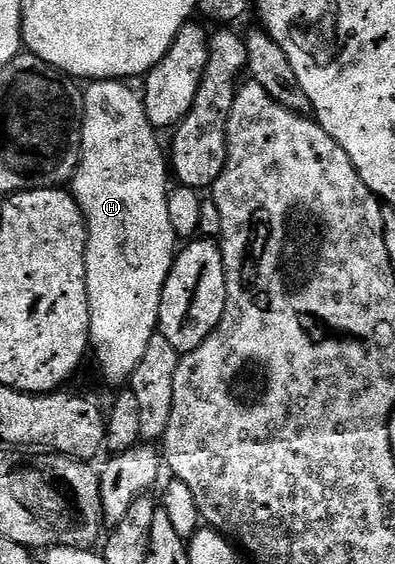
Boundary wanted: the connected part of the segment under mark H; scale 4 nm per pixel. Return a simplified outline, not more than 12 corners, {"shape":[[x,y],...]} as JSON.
{"shape":[[83,87],[70,193],[91,349],[120,388],[178,253],[139,93]]}

